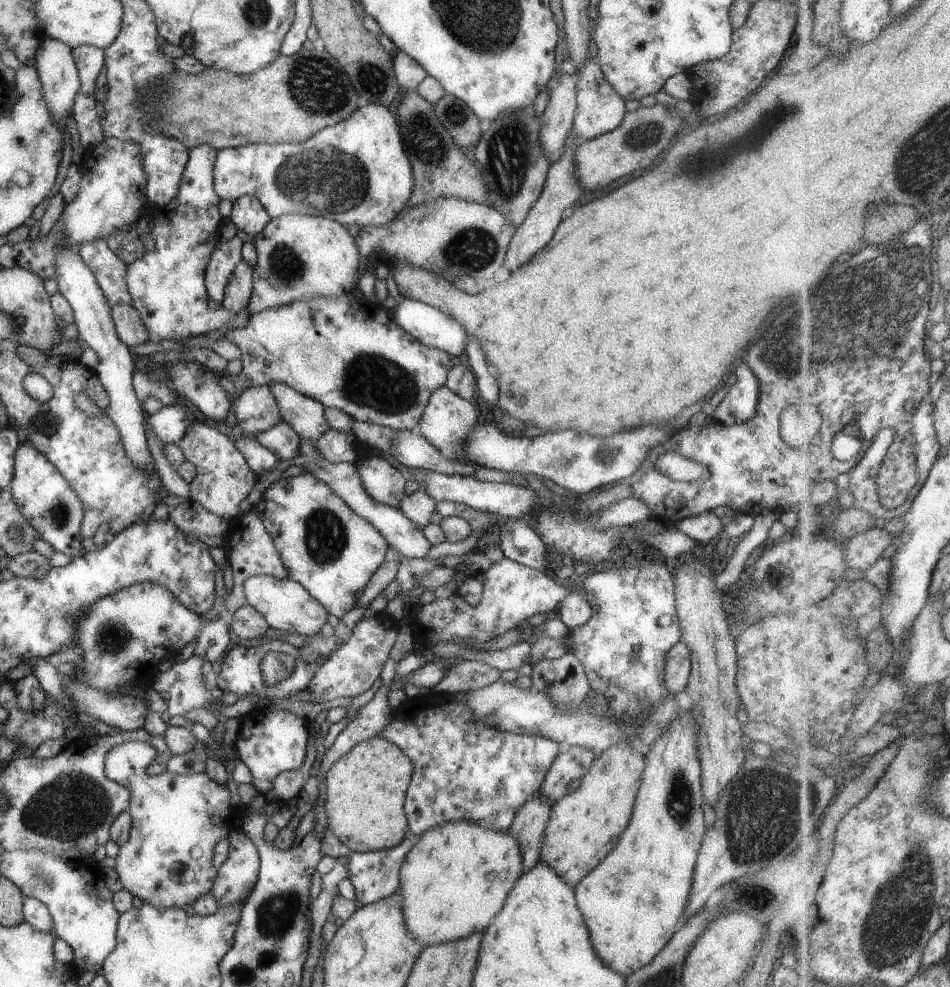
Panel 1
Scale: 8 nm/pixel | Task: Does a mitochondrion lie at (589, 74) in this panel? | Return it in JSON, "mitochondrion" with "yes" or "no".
{"mitochondrion":"no"}

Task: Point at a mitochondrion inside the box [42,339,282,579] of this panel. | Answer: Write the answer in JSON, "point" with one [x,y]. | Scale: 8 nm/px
{"point":[60,513]}

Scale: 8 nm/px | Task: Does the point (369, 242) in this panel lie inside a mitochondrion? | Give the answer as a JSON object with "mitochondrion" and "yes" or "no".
{"mitochondrion":"no"}

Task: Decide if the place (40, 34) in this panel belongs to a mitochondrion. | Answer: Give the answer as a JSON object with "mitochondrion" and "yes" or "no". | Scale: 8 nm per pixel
{"mitochondrion":"no"}

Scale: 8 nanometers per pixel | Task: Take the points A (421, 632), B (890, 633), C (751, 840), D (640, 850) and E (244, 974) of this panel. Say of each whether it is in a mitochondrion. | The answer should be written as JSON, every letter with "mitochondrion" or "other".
{"A":"other","B":"other","C":"mitochondrion","D":"other","E":"mitochondrion"}

